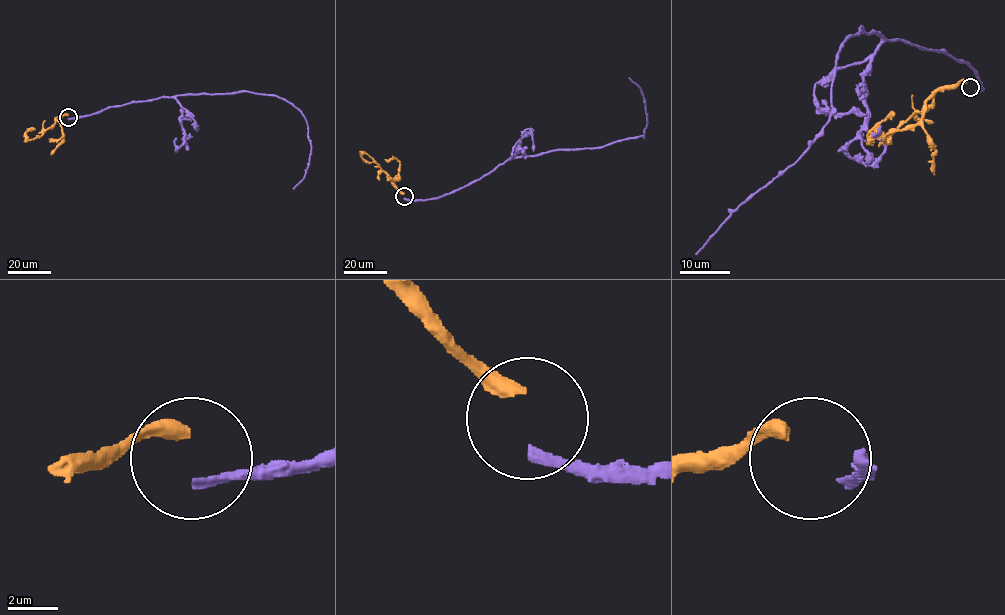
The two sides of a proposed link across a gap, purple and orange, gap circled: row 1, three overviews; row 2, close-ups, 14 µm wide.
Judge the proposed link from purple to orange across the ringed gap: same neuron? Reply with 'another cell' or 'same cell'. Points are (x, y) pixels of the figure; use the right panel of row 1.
another cell

